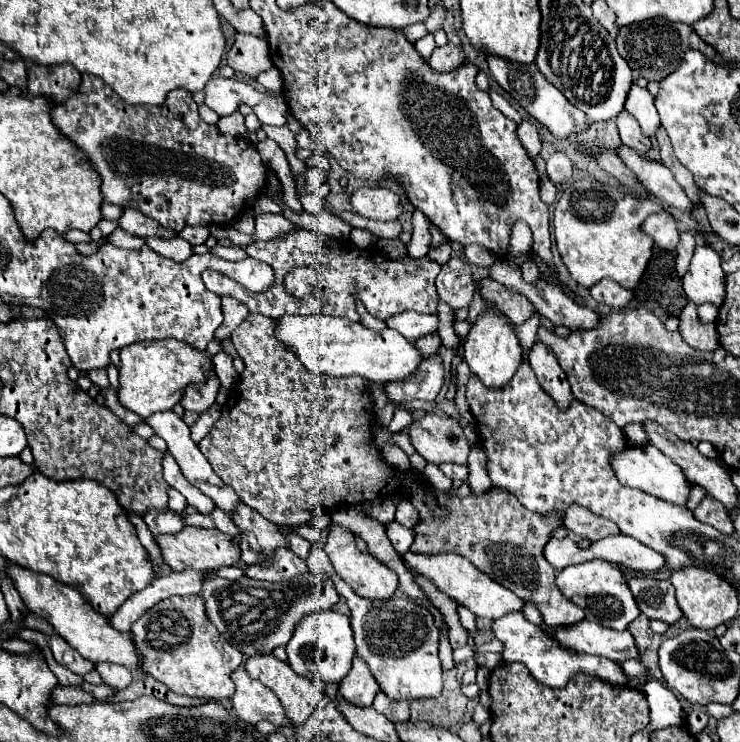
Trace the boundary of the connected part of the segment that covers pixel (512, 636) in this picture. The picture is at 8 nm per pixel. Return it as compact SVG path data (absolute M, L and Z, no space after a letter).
M509 613L503 615L501 619L495 619L491 623L491 631L493 635L503 641L504 651L502 659L504 663L515 663L521 661L523 665L527 665L527 669L531 671L531 675L553 689L561 689L567 685L567 681L575 675L575 673L587 673L587 675L595 675L599 679L603 679L605 683L611 685L623 685L623 673L621 669L605 657L593 657L593 655L585 655L585 653L573 653L569 649L563 649L559 643L555 643L549 635L545 635L541 631L541 627L529 623L521 613Z

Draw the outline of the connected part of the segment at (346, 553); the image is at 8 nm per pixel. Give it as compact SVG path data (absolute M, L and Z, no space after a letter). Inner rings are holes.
M331 523L329 527L329 537L327 537L327 543L325 543L325 553L327 557L331 559L337 575L359 595L359 597L365 597L365 599L391 599L395 589L397 589L397 575L395 571L391 571L389 567L385 567L383 563L379 563L375 557L371 557L367 551L359 551L355 547L355 539L353 539L353 533L343 529L343 527L337 527Z

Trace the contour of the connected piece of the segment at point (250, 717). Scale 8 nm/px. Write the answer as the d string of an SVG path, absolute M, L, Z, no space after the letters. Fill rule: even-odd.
M243 665L237 671L233 671L231 679L235 683L235 693L231 697L231 705L233 705L233 713L237 717L241 717L243 721L253 723L253 725L261 719L267 719L277 725L285 725L287 717L285 717L285 711L283 711L279 699L275 697L275 693L271 689L267 689L265 685L257 683L255 679L251 679Z

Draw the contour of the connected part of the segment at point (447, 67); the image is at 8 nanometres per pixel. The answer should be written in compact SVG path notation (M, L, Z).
M447 43L445 47L437 47L427 63L429 67L433 67L433 71L445 73L445 71L455 71L459 65L463 65L463 61L465 61L465 55L461 47Z

